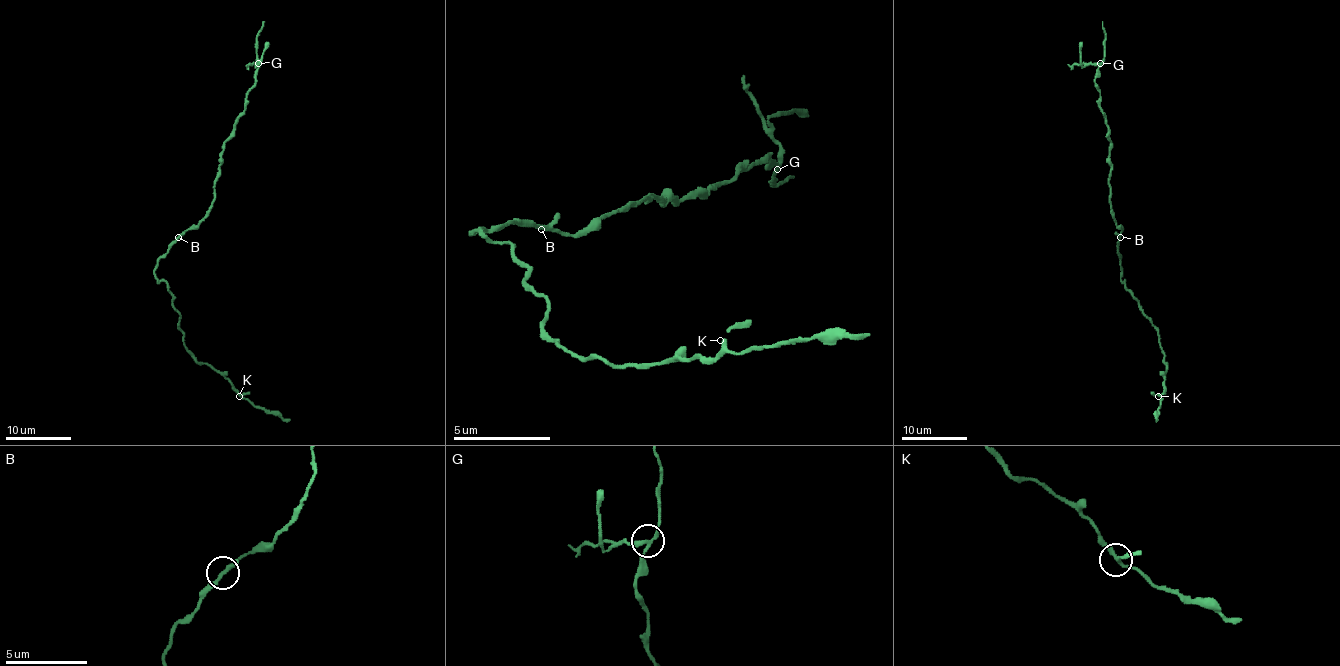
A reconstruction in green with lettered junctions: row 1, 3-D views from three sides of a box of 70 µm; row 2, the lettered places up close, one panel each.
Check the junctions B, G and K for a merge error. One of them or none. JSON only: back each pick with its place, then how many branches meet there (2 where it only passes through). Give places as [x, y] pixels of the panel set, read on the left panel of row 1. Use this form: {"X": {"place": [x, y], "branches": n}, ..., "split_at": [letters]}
{"G": {"place": [258, 63], "branches": 3}, "split_at": ["G"]}

